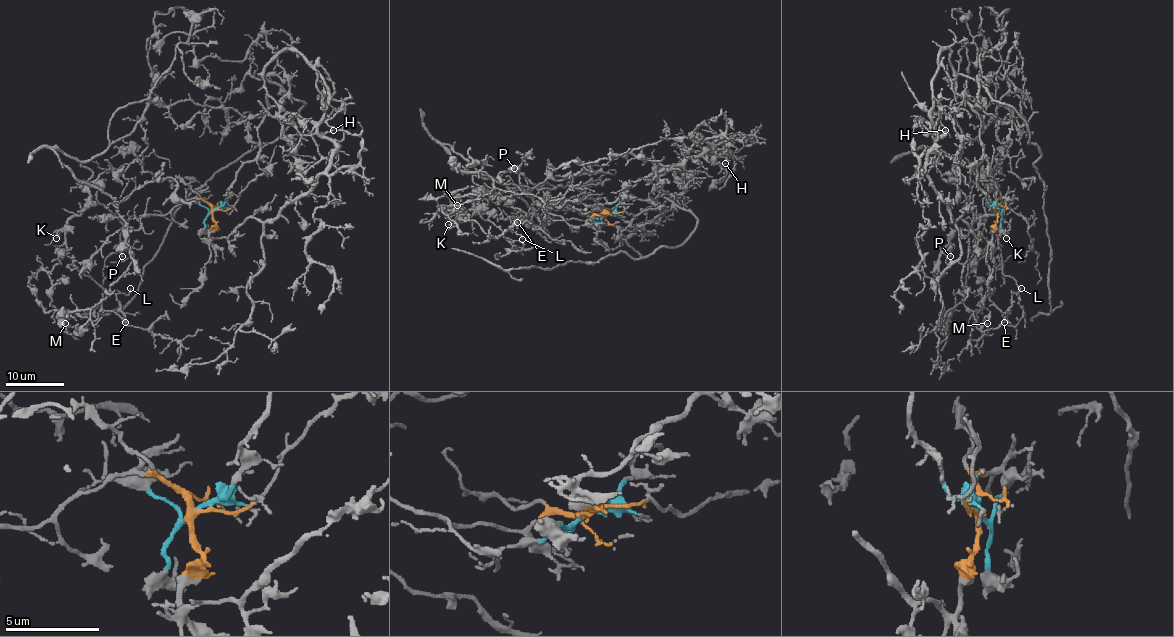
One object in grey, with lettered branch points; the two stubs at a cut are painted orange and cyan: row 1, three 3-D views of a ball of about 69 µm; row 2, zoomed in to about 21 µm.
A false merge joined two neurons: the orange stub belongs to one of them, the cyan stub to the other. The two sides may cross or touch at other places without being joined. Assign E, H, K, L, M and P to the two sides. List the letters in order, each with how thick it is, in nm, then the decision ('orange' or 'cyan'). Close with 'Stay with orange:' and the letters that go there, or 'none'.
E: 150 nm thick; orange
H: 120 nm thick; cyan
K: 110 nm thick; orange
L: 120 nm thick; orange
M: 130 nm thick; orange
P: 140 nm thick; orange
Stay with orange: E, K, L, M, P

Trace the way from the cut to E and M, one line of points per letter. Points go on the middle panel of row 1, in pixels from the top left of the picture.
E: (605, 216), (550, 214), (444, 145), (484, 190), (481, 206), (466, 220), (457, 219), (498, 236), (517, 222)
M: (605, 216), (581, 220), (563, 219), (547, 213), (523, 185), (494, 181), (491, 191), (457, 206)

